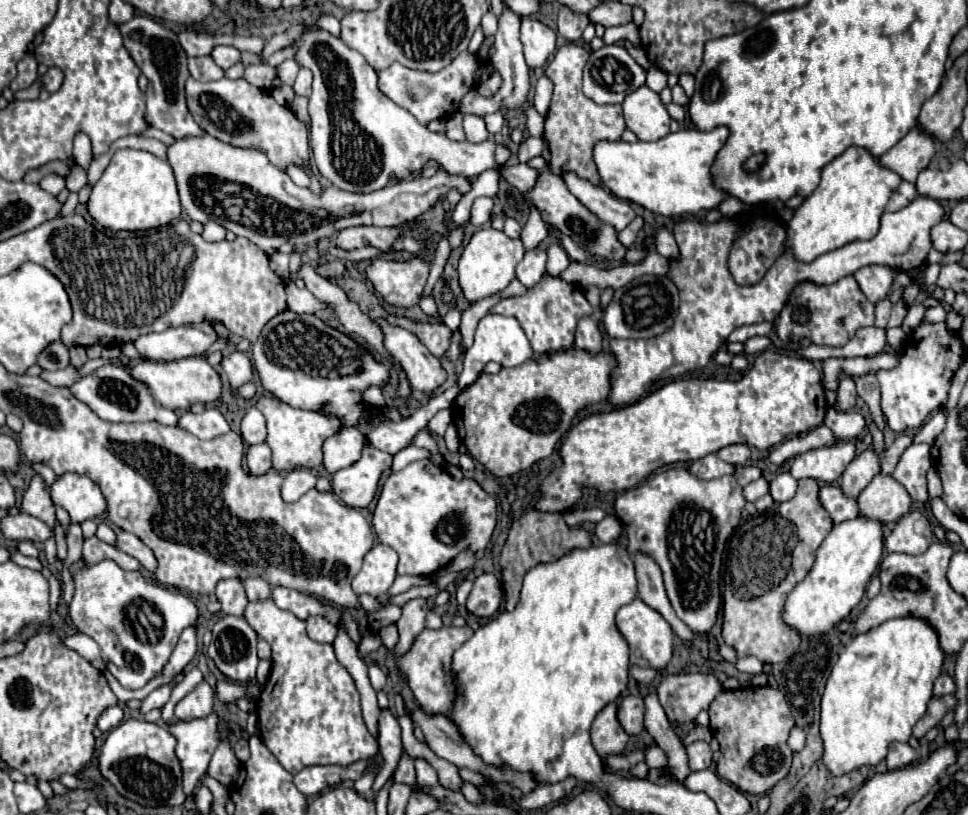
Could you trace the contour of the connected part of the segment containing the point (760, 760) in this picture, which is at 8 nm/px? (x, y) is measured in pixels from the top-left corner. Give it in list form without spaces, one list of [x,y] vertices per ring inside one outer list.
[[[738,688],[722,690],[708,708],[710,730],[720,742],[722,758],[718,774],[748,794],[766,794],[790,770],[790,748],[786,744],[794,716],[778,688]]]

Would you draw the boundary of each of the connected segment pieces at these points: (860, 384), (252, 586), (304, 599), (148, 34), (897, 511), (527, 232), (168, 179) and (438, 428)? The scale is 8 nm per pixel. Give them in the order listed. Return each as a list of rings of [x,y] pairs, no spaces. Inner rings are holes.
[[[868,372],[868,374],[862,374],[862,376],[856,376],[856,390],[858,390],[858,396],[870,406],[870,412],[872,412],[872,420],[874,424],[878,424],[878,428],[884,432],[886,428],[886,420],[882,416],[882,410],[880,410],[880,388],[878,388],[878,380],[874,376],[874,372]]]
[[[246,578],[242,580],[244,590],[248,600],[264,600],[270,598],[270,586],[266,584],[266,580],[258,580],[258,578]]]
[[[278,586],[278,588],[272,588],[272,600],[276,602],[278,608],[282,610],[290,610],[292,614],[296,614],[300,620],[306,620],[308,616],[312,614],[318,614],[318,616],[328,616],[328,620],[332,624],[336,624],[338,620],[344,620],[346,624],[346,630],[348,634],[352,636],[354,642],[360,642],[360,632],[358,632],[358,624],[350,618],[350,614],[342,608],[334,608],[330,604],[322,604],[318,598],[310,596],[310,594],[302,594],[298,590],[292,590],[292,588],[284,588],[284,586]]]
[[[134,16],[130,22],[124,22],[118,28],[124,38],[124,46],[132,54],[132,58],[138,64],[138,68],[142,70],[142,74],[148,78],[146,116],[144,116],[146,122],[174,138],[204,134],[204,130],[194,122],[194,118],[190,116],[190,112],[186,108],[184,82],[190,74],[186,68],[186,54],[184,54],[182,46],[178,44],[178,36],[148,16]],[[126,24],[130,24],[132,28],[128,28],[124,32]]]
[[[878,474],[858,496],[860,516],[878,520],[882,524],[896,522],[910,512],[912,498],[892,476]]]
[[[530,204],[530,216],[528,222],[522,230],[522,244],[526,250],[534,250],[548,236],[546,223],[540,218],[538,208],[534,208],[534,204]]]
[[[118,150],[88,200],[90,216],[110,230],[150,230],[166,226],[180,216],[180,198],[172,168],[146,150]]]
[[[440,410],[430,422],[428,422],[428,430],[436,436],[444,436],[448,424],[452,422],[452,412],[450,410]]]

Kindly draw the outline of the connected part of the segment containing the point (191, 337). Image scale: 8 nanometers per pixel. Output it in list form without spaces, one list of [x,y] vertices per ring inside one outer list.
[[[213,323],[182,325],[164,332],[152,332],[140,336],[134,344],[144,360],[170,362],[190,356],[204,356],[204,352],[216,342]]]

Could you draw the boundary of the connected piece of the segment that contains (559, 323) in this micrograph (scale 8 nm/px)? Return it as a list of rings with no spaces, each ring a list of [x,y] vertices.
[[[544,274],[542,280],[532,290],[528,290],[524,296],[500,298],[500,302],[490,308],[490,314],[514,316],[520,322],[524,334],[528,336],[532,350],[542,354],[542,352],[558,352],[558,350],[572,348],[576,324],[582,316],[592,314],[592,306],[586,300],[582,288],[570,282],[564,282],[562,278]]]

